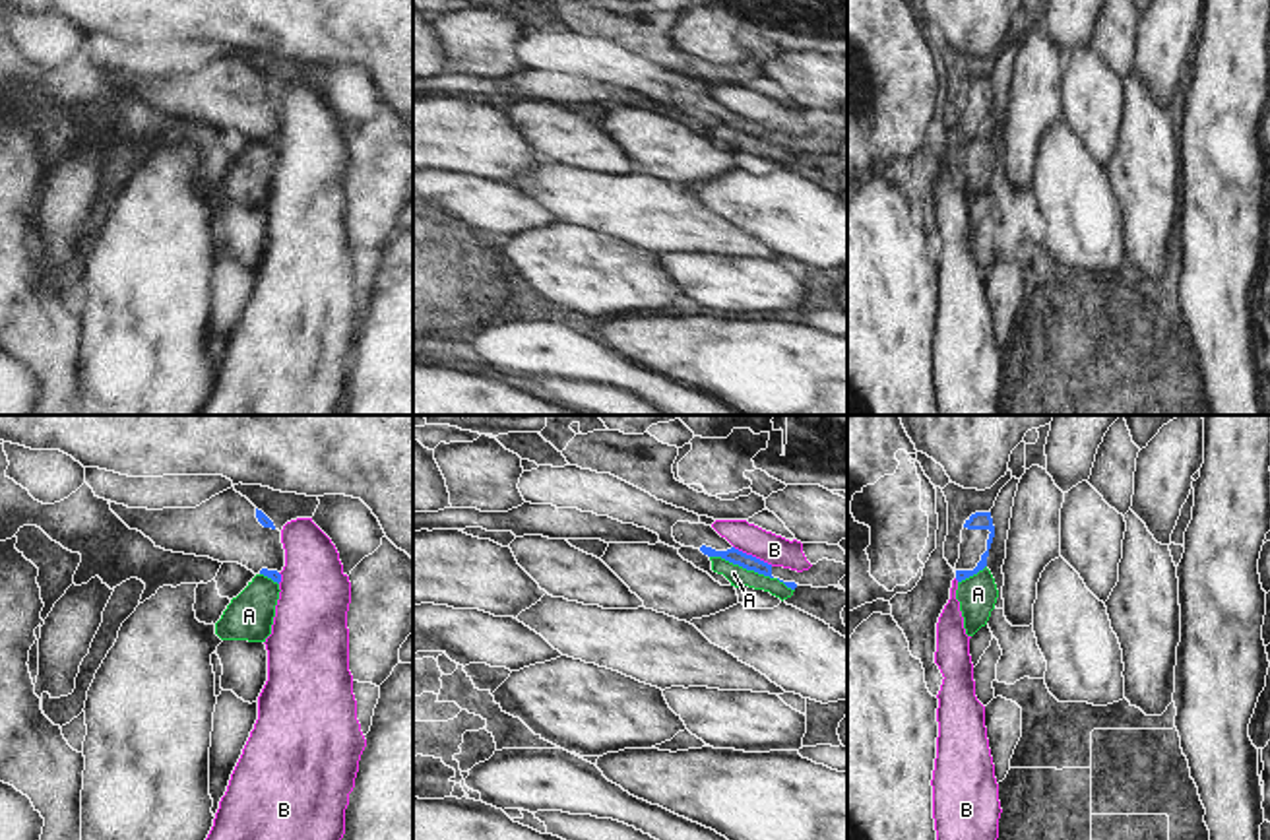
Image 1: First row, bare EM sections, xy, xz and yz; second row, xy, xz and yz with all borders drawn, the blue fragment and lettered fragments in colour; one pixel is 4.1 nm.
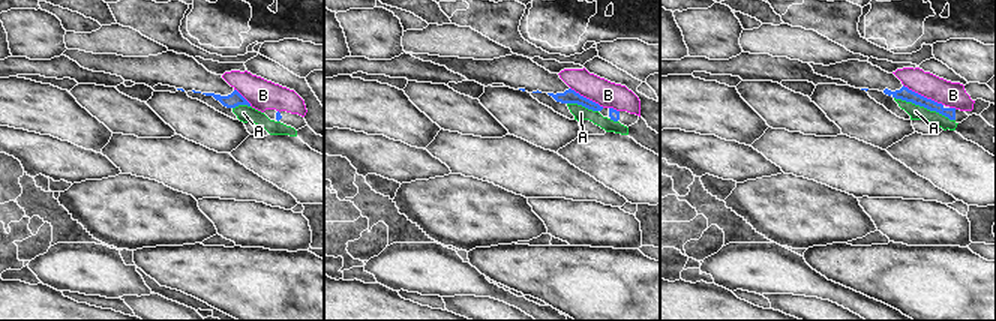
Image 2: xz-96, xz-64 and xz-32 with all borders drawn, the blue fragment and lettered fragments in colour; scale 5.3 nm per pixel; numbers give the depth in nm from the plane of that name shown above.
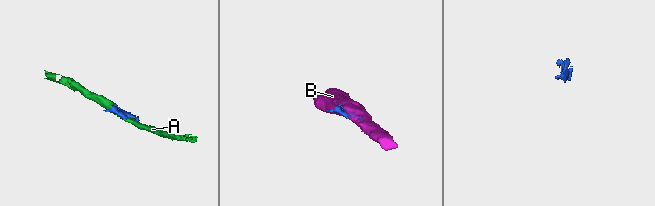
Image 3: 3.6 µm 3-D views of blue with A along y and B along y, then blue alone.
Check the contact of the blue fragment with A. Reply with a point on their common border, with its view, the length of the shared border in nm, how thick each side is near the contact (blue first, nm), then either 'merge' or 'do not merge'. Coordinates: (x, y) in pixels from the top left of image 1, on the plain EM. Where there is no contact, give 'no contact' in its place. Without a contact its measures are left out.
meets blue in xz at (741, 130); contact 280 nm long; 70 nm thick on the blue side, 80 nm on the other; do not merge

